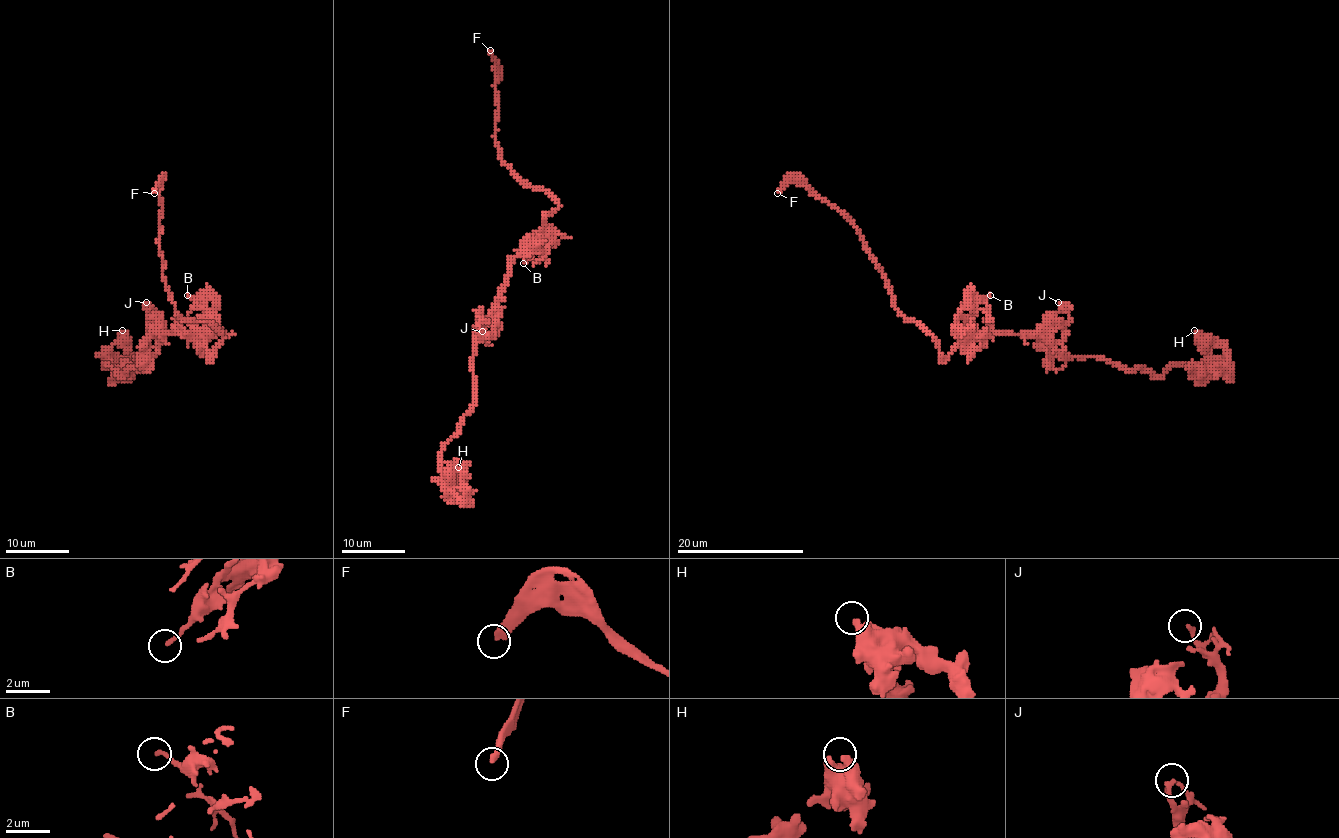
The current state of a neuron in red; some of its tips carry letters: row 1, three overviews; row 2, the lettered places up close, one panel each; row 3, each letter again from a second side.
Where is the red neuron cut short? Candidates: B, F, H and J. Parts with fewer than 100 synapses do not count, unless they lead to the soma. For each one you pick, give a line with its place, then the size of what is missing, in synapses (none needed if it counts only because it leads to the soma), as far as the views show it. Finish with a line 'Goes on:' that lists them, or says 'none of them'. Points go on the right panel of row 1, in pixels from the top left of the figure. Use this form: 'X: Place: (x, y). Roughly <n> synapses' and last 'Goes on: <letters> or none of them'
F: Place: (777, 193)
Goes on: F

